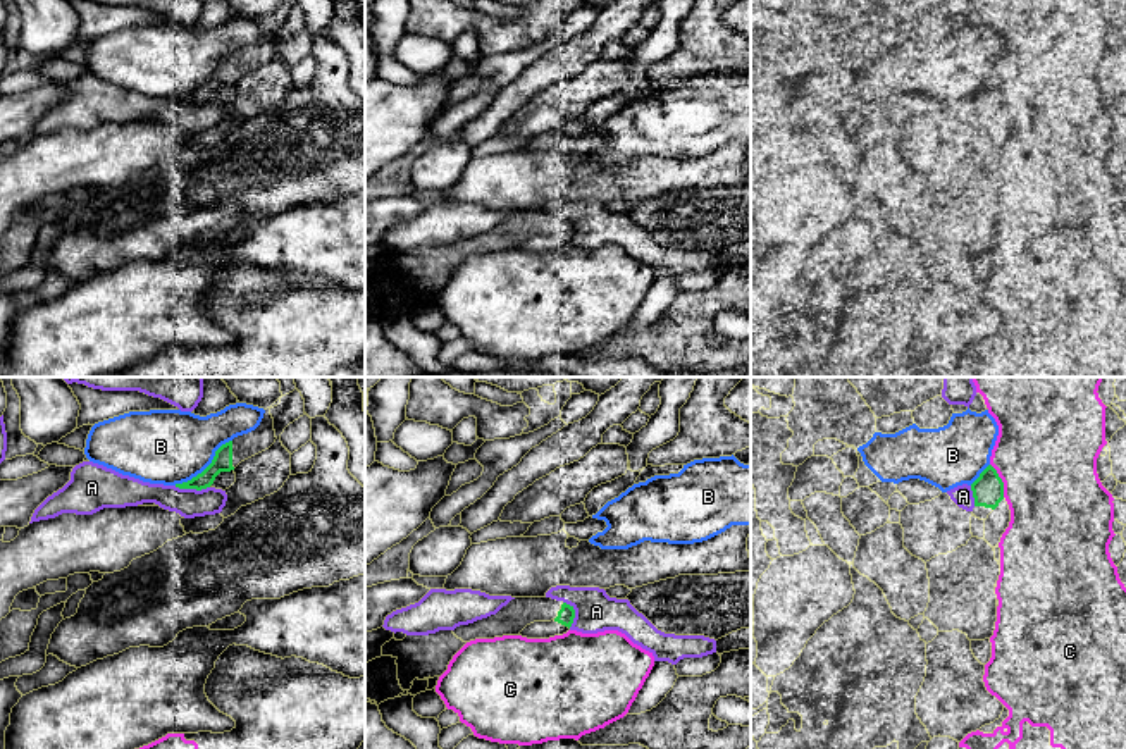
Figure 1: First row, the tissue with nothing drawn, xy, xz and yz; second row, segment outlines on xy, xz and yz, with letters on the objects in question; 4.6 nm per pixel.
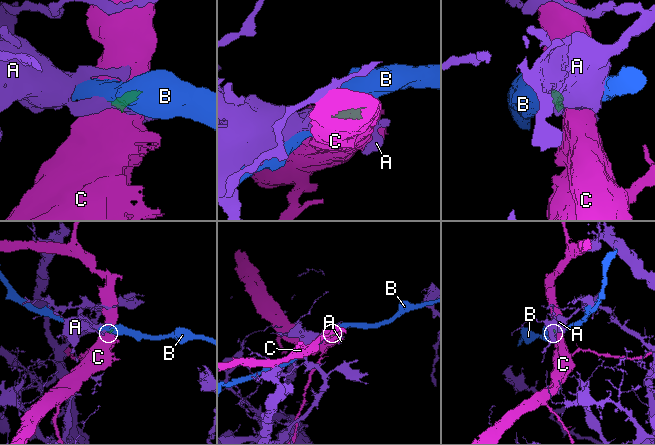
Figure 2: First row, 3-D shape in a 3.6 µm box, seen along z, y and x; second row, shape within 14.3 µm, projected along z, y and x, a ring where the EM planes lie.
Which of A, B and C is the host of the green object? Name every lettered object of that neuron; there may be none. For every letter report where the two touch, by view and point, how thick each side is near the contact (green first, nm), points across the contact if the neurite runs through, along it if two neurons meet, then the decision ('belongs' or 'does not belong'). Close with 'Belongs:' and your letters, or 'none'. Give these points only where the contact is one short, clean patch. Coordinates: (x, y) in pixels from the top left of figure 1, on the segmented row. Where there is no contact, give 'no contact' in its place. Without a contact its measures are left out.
A: xy (191, 488) | 100/140 nm | does not belong
B: xy (207, 467) | 100/360 nm | does not belong
C: yz (1001, 481) | 140/480 nm | does not belong
Belongs: none

